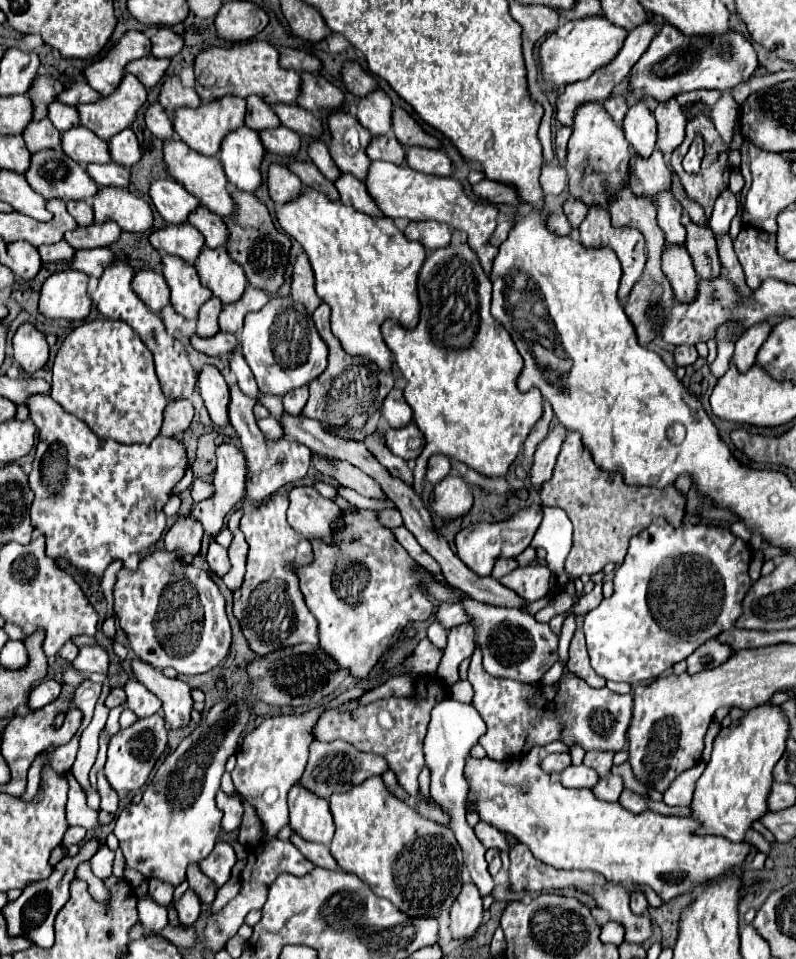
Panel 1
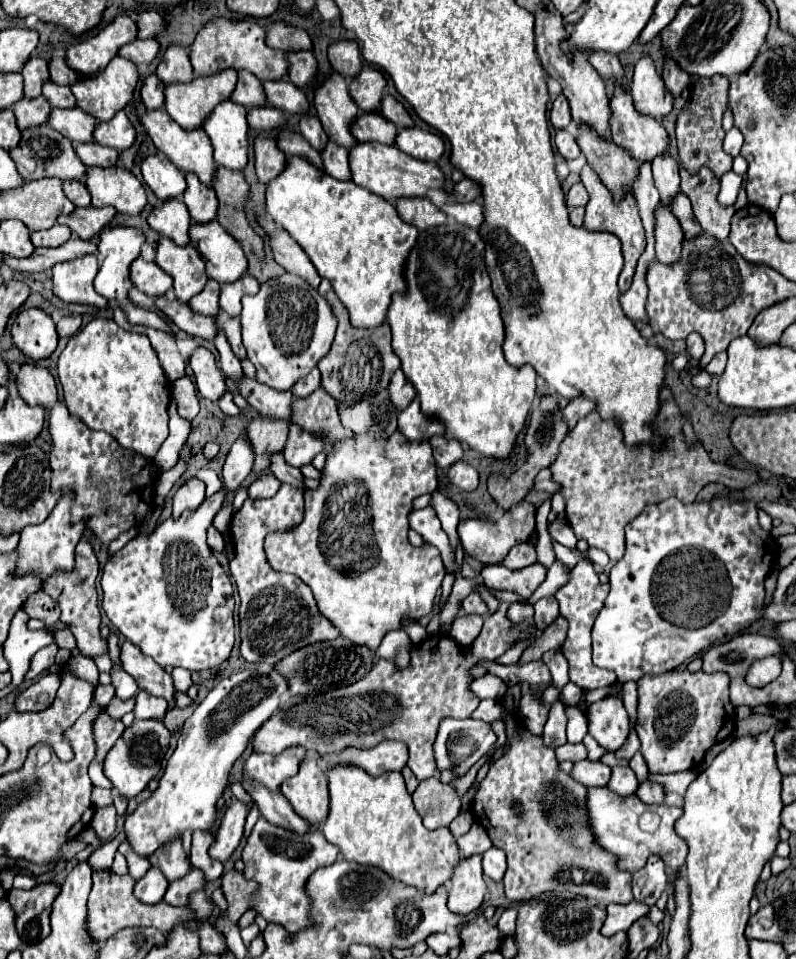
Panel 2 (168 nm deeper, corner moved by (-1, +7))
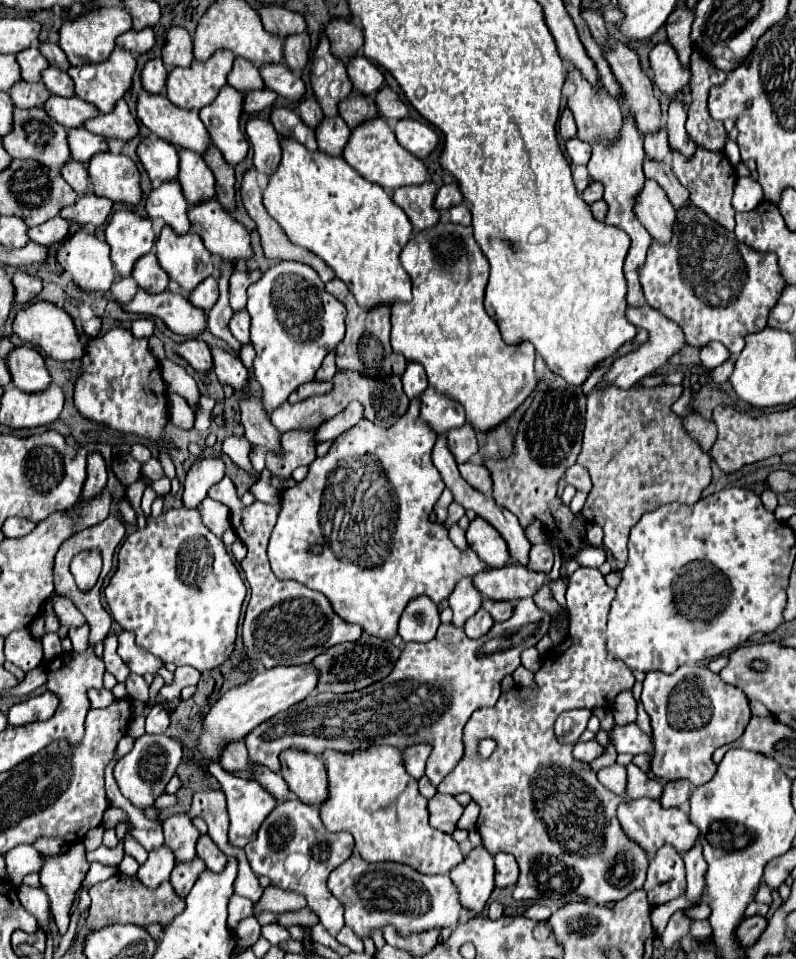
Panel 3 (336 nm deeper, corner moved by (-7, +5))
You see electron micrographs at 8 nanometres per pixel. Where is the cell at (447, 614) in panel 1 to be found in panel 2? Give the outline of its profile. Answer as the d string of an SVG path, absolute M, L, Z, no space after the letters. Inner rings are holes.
M471 593L463 599L463 611L465 613L475 613L475 615L481 615L481 617L485 617L489 613L489 609L487 609L487 605L481 599L479 593Z

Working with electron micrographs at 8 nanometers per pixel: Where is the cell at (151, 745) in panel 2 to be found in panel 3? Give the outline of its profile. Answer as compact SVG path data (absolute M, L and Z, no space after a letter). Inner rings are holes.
M149 733L137 737L133 743L133 749L125 757L121 757L113 769L121 793L139 809L151 807L153 801L165 791L165 785L169 783L169 779L175 775L175 769L181 757L183 757L183 751L181 751L181 741L177 737L149 735Z

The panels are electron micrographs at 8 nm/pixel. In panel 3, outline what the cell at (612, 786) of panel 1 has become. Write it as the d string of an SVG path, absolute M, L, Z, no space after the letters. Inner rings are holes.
M635 763L627 765L627 789L625 789L625 793L629 799L641 799L641 797L659 799L661 791L663 791L663 785L651 777L647 777Z

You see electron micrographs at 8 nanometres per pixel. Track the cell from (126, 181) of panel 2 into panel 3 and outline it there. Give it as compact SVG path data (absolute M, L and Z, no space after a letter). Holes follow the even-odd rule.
M109 151L97 153L89 161L89 177L95 195L131 207L143 199L139 171L127 155L113 155Z

